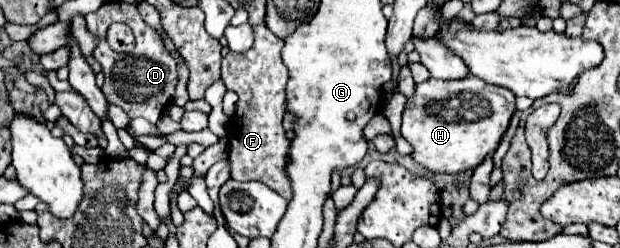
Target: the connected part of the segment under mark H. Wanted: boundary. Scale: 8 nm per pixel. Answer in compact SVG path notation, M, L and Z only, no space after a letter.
M474 75L456 81L428 79L416 85L414 97L406 103L402 137L414 147L412 157L424 169L432 173L462 173L476 169L496 151L514 111L516 97L510 89L488 85Z

